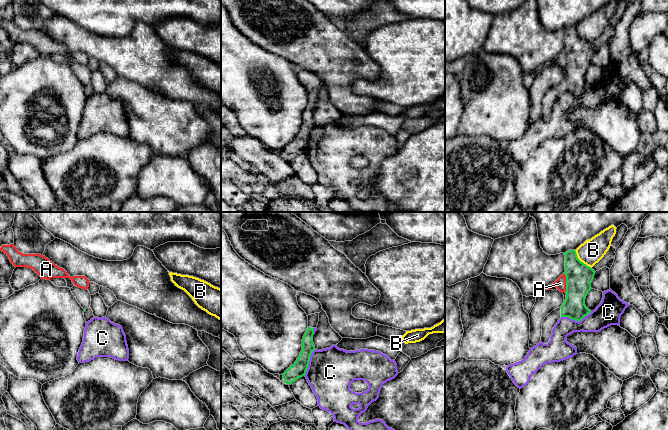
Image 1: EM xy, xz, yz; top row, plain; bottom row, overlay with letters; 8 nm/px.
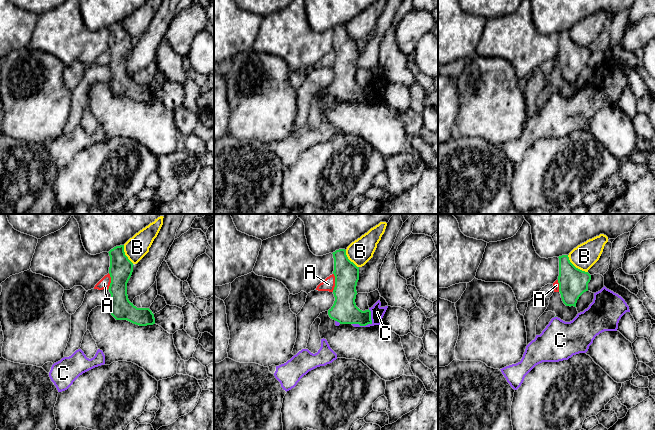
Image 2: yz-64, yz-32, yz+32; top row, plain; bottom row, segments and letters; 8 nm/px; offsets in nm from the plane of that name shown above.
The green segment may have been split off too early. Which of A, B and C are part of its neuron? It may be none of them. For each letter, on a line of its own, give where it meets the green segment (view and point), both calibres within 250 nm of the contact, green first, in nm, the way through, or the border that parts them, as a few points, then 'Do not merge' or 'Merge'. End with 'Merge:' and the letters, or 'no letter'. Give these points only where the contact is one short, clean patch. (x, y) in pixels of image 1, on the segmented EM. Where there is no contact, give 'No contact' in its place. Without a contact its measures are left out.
A: Touches green at yz (566, 282). Thickness 220 nm (green) against 90 nm. Boundary: yz (564, 273), (565, 291). Do not merge
B: Touches green at yz (580, 261). Thickness 220 nm (green) against 190 nm. Do not merge
C: Touches green at yz (576, 320). Thickness 180 nm (green) against 190 nm. Do not merge
Merge: no letter

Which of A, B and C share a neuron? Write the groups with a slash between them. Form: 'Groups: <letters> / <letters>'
Groups: A / B / C

